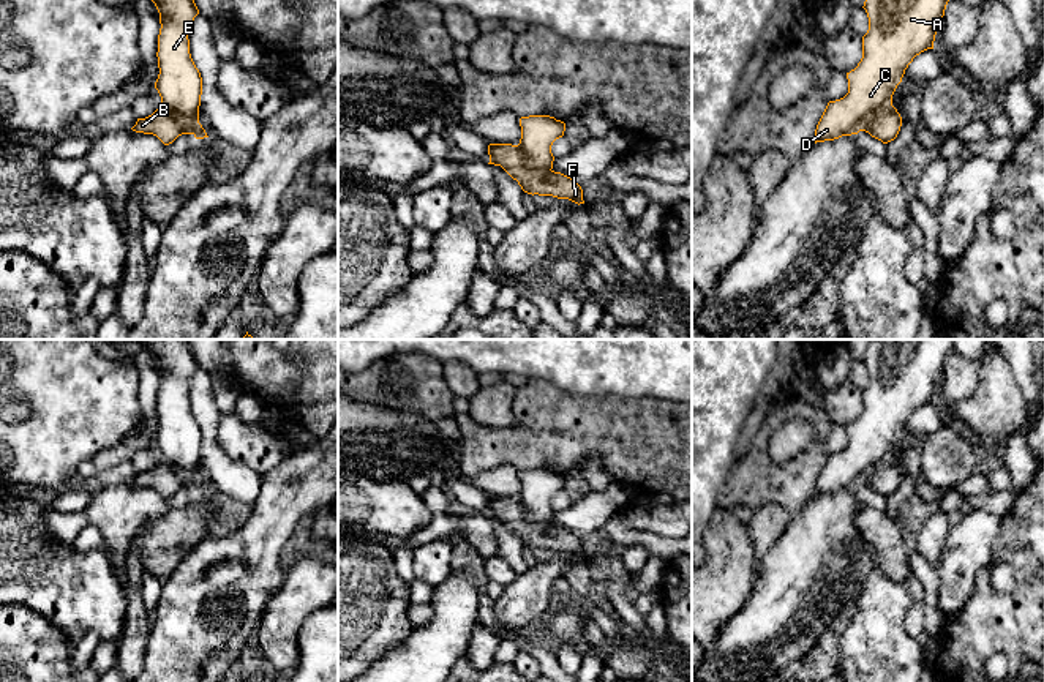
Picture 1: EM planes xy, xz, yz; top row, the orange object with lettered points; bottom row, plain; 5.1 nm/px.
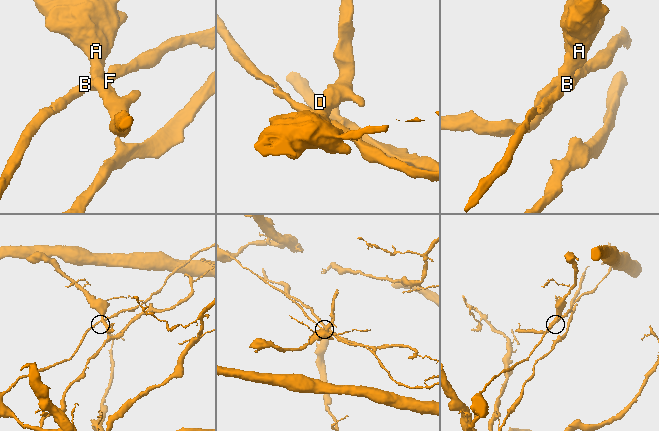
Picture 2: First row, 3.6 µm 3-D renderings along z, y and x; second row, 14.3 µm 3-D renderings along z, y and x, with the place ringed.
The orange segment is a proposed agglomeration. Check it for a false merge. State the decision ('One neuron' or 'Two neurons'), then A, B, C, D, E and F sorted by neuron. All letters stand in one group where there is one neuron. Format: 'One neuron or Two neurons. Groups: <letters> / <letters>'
Two neurons. Groups: A C D E / B F

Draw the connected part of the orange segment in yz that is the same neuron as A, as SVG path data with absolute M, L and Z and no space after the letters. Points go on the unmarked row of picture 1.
M869 339L864 363L869 384L862 390L862 412L847 426L848 447L829 455L815 483L815 497L858 488L880 463L892 459L892 448L916 409L933 403L937 379L943 374L954 339Z

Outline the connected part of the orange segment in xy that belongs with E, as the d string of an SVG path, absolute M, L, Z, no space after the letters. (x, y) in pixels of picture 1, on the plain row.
M137 339L160 366L155 442L161 459L193 480L196 493L208 491L199 477L202 431L190 407L190 379L199 363L186 339Z

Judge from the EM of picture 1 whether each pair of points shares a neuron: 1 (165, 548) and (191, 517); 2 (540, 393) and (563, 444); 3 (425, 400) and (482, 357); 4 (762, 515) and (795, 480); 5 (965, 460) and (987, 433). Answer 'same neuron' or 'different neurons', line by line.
1: same neuron
2: same neuron
3: different neurons
4: different neurons
5: different neurons

